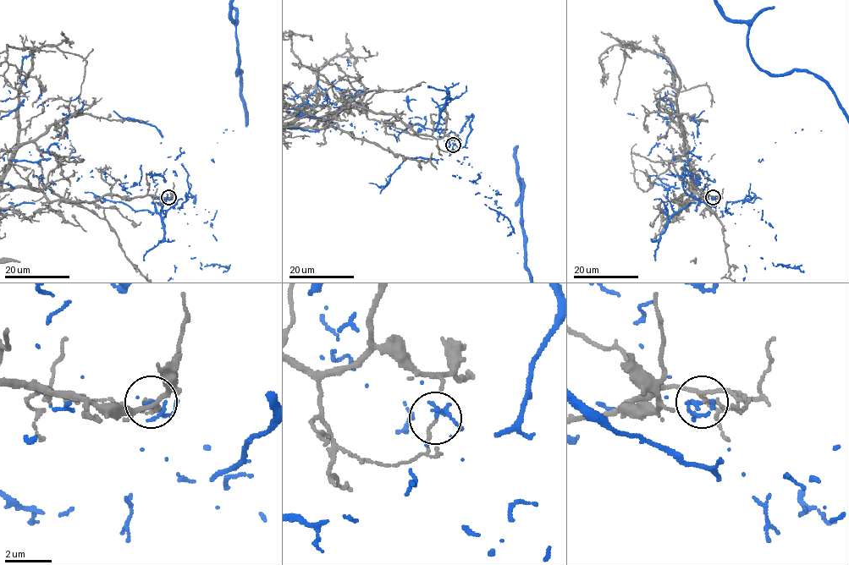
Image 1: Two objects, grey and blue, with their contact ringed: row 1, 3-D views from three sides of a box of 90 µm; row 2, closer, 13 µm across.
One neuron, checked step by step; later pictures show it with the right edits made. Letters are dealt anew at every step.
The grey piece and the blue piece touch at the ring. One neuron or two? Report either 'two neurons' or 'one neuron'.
two neurons

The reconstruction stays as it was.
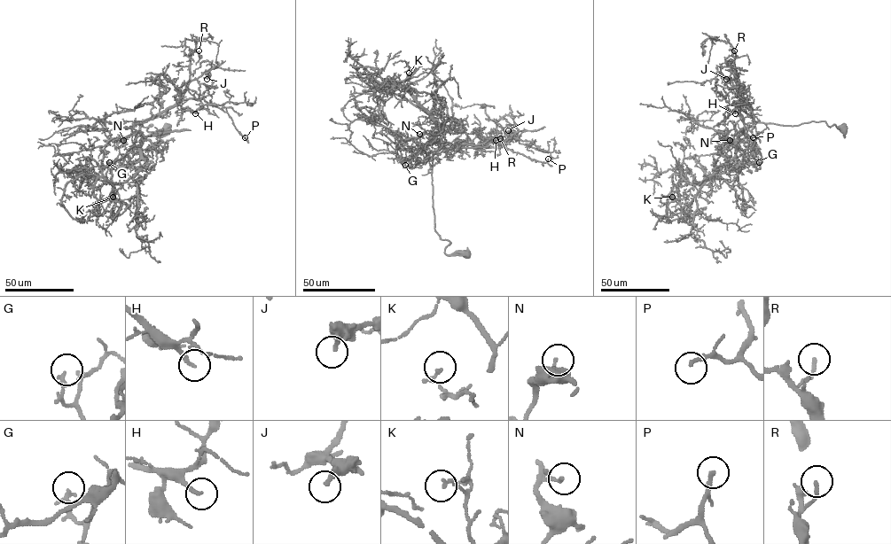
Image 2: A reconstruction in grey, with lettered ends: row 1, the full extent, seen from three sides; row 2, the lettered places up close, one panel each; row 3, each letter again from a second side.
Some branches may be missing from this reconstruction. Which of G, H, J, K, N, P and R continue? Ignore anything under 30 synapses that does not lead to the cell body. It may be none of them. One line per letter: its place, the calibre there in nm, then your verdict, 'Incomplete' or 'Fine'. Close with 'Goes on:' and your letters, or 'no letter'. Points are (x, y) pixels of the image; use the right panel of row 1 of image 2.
G: Place: (759, 162). Thickness 180 nm. Fine
H: Place: (735, 113). Thickness 170 nm. Incomplete
J: Place: (726, 79). Thickness 240 nm. Fine
K: Place: (672, 197). Thickness 160 nm. Fine
N: Place: (730, 140). Thickness 100 nm. Fine
P: Place: (753, 137). Thickness 200 nm. Incomplete
R: Place: (734, 50). Thickness 150 nm. Fine
Goes on: H, P

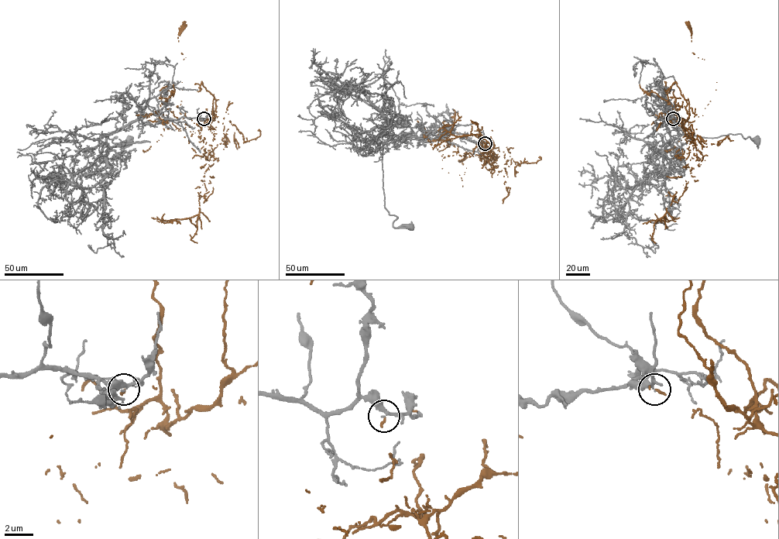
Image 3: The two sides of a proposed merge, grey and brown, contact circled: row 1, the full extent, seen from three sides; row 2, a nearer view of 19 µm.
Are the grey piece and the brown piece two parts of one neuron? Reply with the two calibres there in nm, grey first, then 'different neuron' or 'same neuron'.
240/150 nm | different neuron

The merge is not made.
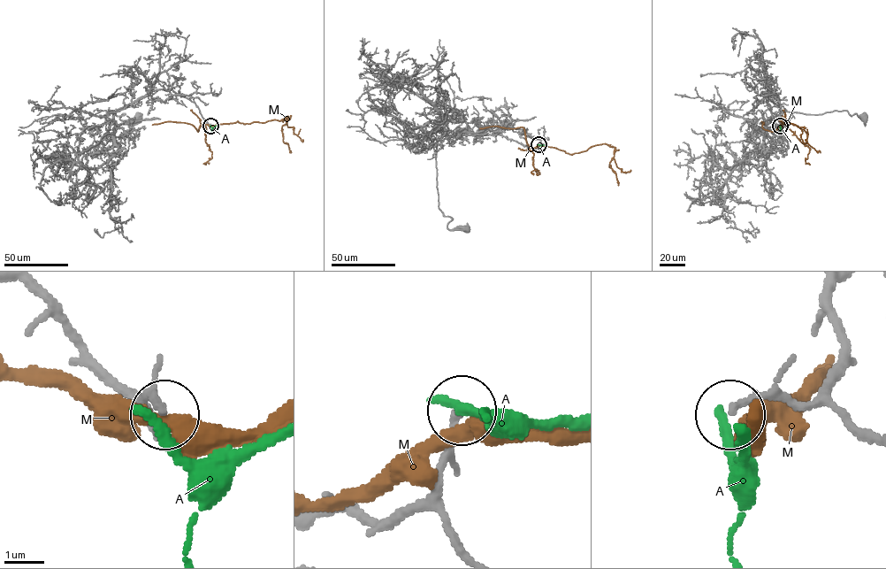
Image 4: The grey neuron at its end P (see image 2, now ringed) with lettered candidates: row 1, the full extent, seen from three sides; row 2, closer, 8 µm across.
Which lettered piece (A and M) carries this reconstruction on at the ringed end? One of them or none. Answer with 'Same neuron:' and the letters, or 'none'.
Same neuron: none

